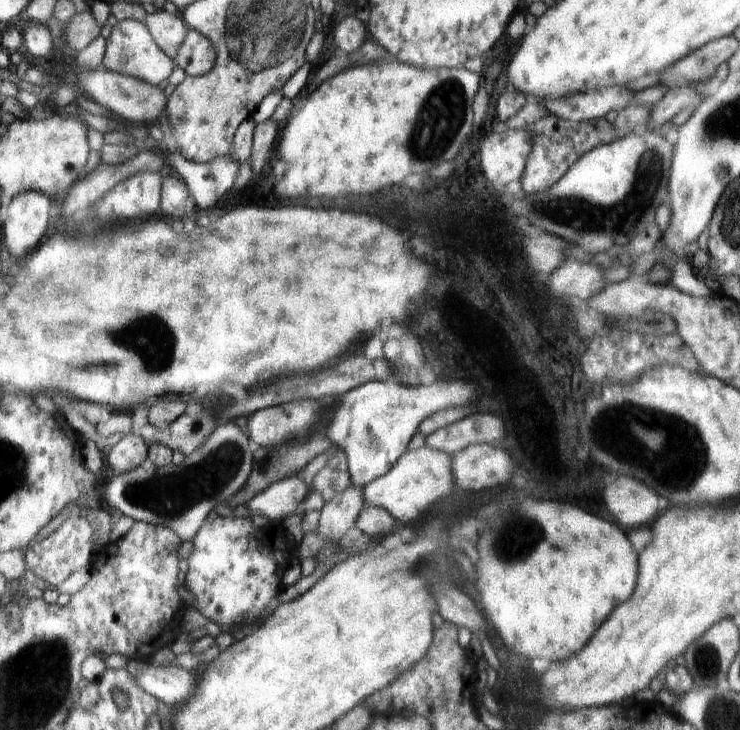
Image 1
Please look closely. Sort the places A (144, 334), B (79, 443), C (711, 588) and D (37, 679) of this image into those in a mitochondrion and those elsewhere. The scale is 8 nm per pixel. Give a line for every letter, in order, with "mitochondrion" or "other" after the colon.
A: mitochondrion
B: other
C: other
D: mitochondrion

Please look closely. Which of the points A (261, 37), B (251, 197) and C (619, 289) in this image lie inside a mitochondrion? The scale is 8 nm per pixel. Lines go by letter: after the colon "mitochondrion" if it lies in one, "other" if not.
A: mitochondrion
B: other
C: other

